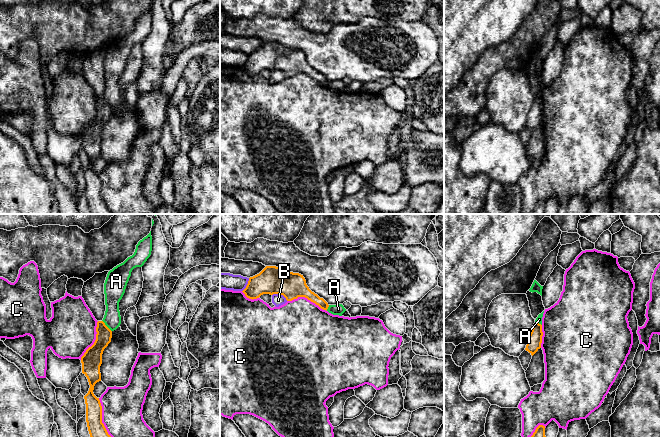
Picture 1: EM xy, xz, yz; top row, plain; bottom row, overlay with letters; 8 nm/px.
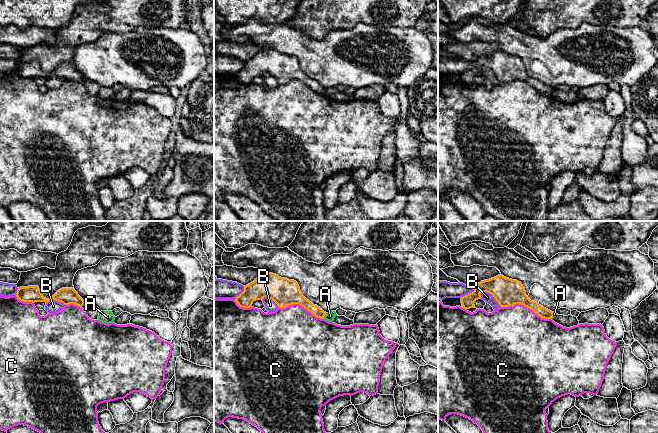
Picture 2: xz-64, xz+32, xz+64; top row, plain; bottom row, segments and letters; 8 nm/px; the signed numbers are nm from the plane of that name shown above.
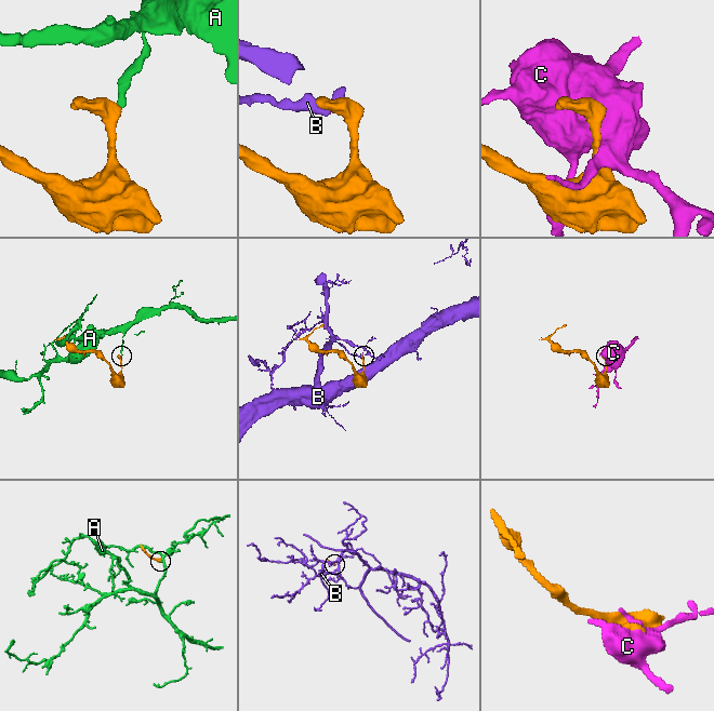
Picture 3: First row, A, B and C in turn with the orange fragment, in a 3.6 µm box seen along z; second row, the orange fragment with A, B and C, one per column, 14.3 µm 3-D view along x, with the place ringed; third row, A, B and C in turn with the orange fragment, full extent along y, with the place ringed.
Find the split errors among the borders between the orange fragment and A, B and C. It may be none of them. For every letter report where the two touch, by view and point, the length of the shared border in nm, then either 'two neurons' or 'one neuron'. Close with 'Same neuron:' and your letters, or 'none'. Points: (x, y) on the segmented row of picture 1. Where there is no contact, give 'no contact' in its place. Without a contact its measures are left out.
A: contact xy (106, 326); length 120 nm; two neurons
B: contact xz (280, 294); length 140 nm; two neurons
C: contact xy (95, 340); length 340 nm; two neurons
Same neuron: none

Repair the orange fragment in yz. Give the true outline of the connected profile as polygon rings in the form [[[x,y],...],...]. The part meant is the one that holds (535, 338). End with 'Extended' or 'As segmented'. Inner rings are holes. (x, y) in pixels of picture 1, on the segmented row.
[[[535,322],[525,348],[532,356],[541,348],[542,336],[542,325]]]. As segmented

